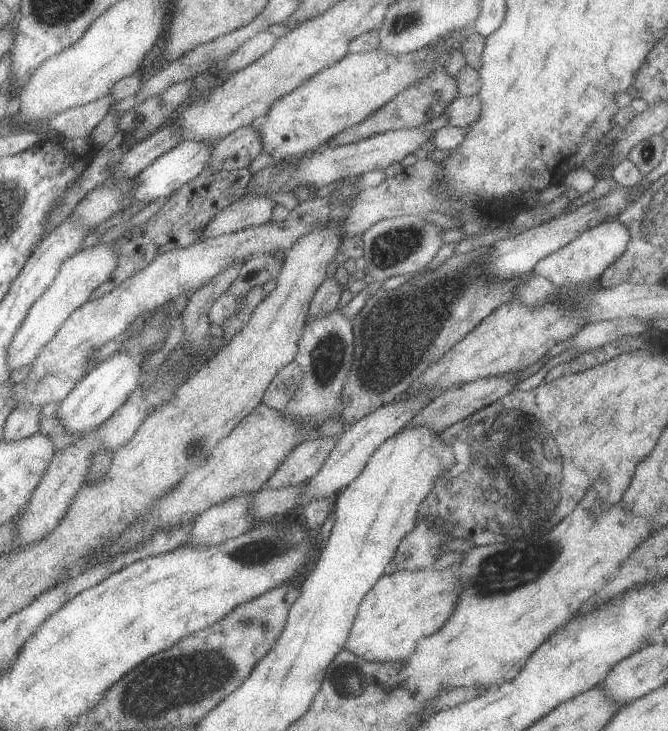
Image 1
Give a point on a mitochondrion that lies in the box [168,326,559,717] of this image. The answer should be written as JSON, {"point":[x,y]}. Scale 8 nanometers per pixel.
{"point":[513,568]}

